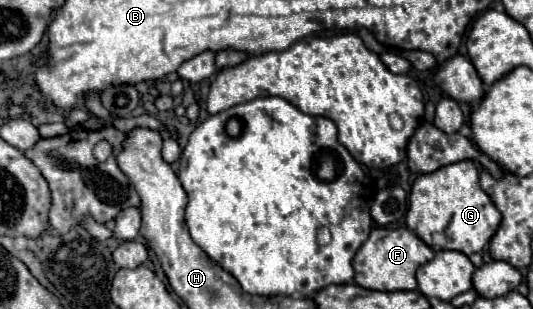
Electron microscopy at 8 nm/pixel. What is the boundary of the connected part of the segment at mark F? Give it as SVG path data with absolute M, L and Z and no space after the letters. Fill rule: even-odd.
M408 227L372 229L368 241L358 249L354 257L354 281L360 287L374 291L412 291L416 289L416 269L434 257L432 247L428 247L414 231Z

